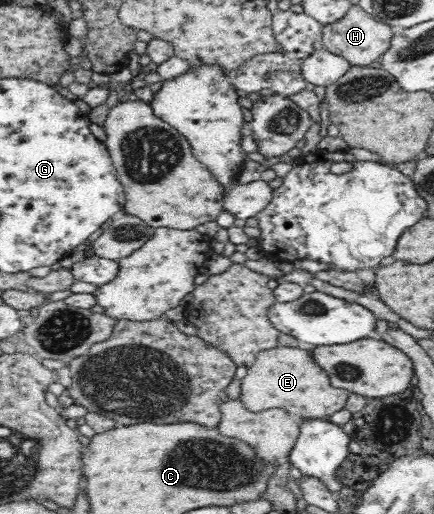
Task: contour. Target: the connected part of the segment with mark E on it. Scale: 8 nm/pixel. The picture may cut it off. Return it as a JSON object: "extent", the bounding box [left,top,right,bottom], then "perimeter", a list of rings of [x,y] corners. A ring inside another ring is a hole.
{"extent":[238,344,350,422],"perimeter":[[[278,344],[257,354],[254,364],[241,380],[238,399],[251,413],[279,408],[300,417],[301,422],[308,419],[328,421],[332,414],[345,408],[350,393],[330,385],[328,373],[310,359],[308,347],[292,348]]]}

